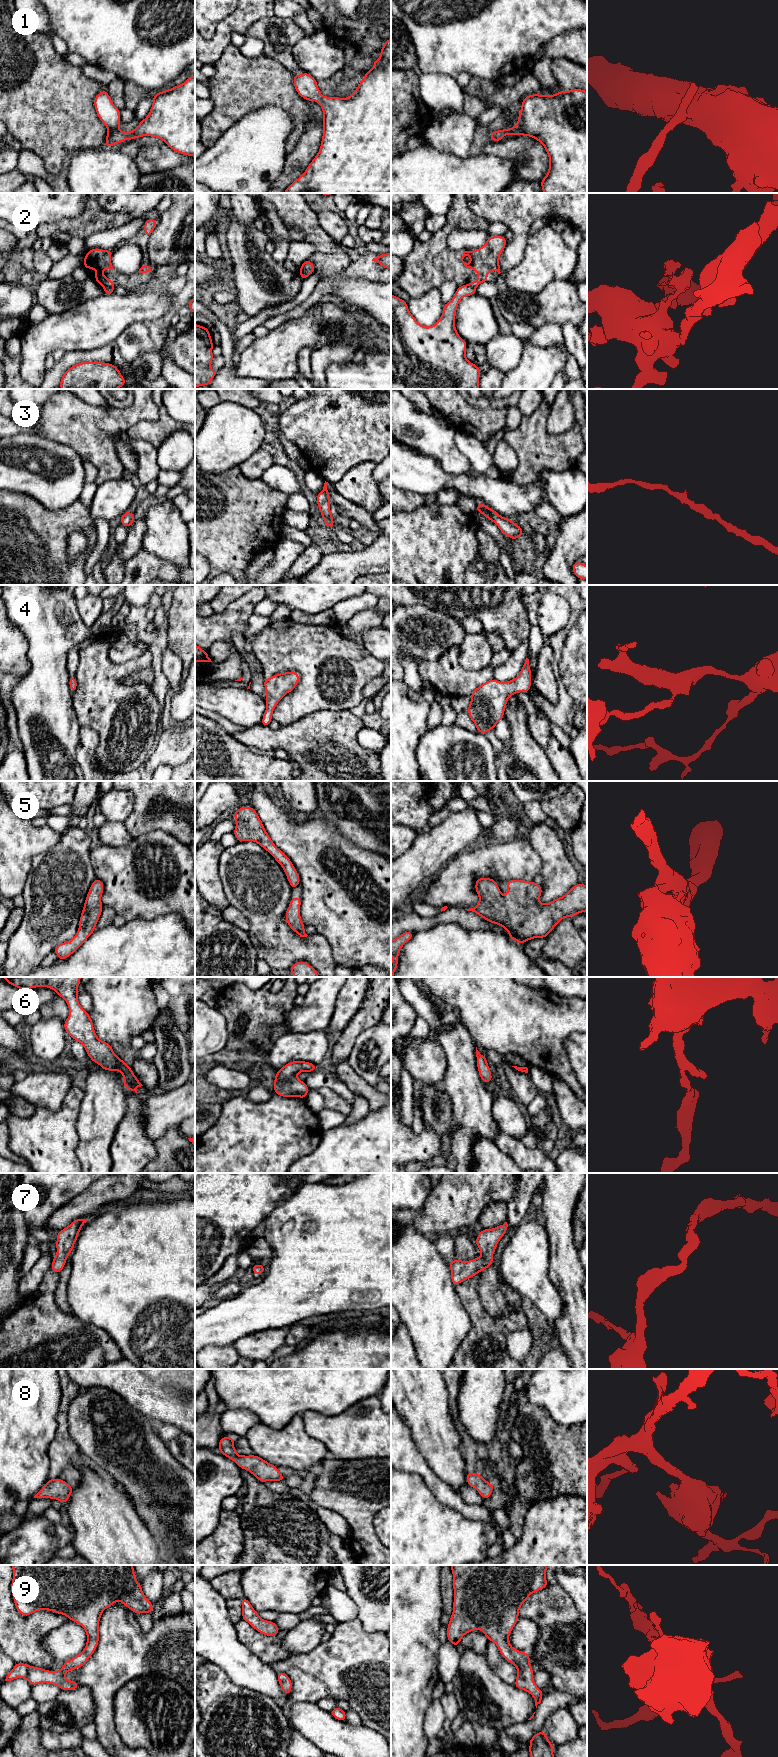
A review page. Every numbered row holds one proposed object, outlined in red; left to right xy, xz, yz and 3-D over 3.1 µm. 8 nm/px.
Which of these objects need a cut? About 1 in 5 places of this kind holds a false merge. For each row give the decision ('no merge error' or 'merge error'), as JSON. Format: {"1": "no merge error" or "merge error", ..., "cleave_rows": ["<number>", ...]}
{"1": "no merge error", "2": "merge error", "3": "no merge error", "4": "no merge error", "5": "no merge error", "6": "no merge error", "7": "no merge error", "8": "no merge error", "9": "no merge error", "cleave_rows": ["2"]}

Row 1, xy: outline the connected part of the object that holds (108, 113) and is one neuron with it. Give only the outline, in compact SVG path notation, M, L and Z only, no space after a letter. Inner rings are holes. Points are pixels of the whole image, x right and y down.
M195 75L171 89L153 95L153 103L149 114L139 125L128 133L120 130L120 110L113 104L107 90L99 92L94 99L96 113L108 128L106 147L143 136L156 137L163 140L172 150L195 157Z

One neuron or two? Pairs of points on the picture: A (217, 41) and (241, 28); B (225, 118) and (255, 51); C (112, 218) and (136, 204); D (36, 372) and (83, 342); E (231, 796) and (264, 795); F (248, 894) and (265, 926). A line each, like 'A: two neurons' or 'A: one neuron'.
A: one neuron
B: two neurons
C: two neurons
D: one neuron
E: two neurons
F: one neuron

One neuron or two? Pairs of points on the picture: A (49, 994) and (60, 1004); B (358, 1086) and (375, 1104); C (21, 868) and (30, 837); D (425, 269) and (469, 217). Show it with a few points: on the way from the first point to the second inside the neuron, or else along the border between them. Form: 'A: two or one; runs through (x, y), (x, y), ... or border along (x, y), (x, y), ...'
A: two; border along (58, 995), (42, 1007)
B: one; runs through (363, 1089), (373, 1099)
C: one; runs through (21, 860), (22, 845)
D: one; runs through (435, 254), (441, 235), (454, 222)

